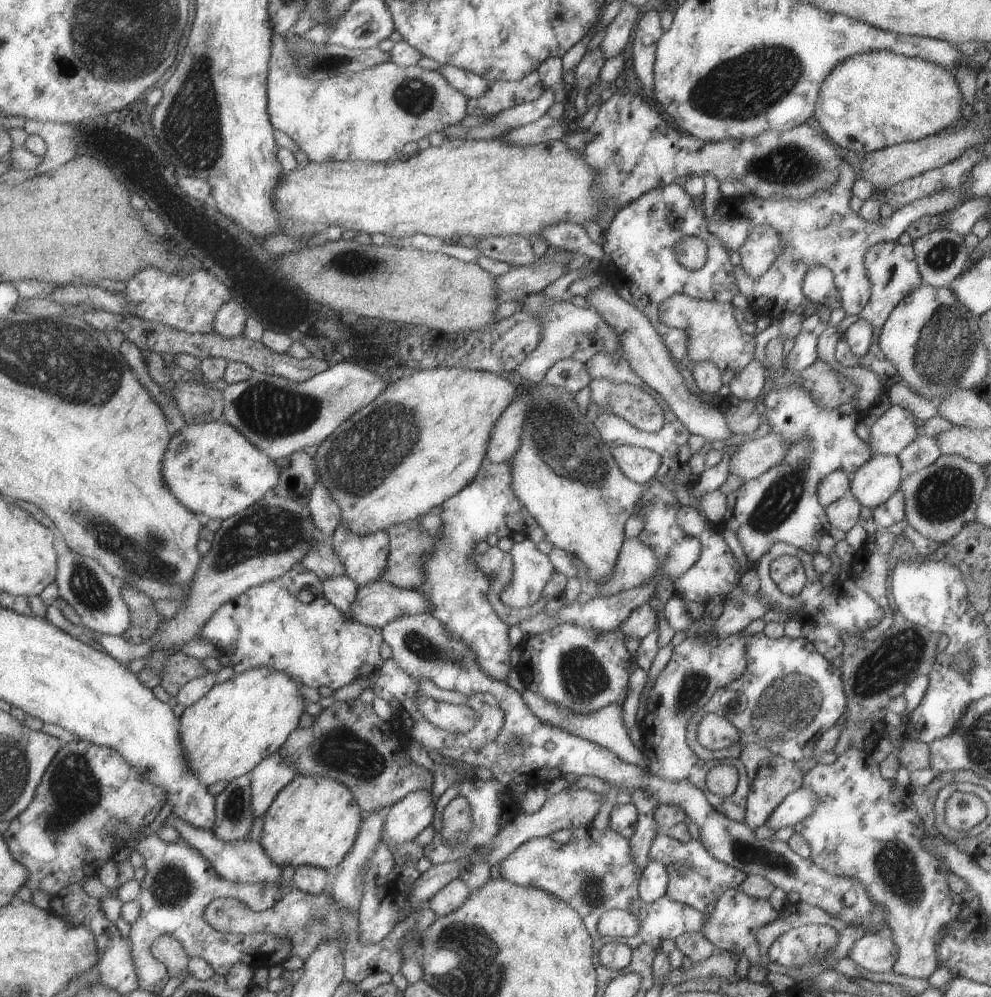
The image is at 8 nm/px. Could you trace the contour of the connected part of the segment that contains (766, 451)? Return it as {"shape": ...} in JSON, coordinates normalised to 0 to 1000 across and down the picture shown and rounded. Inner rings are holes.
{"shape":[[[776,433],[769,439],[756,439],[744,447],[735,459],[735,473],[754,483],[784,465],[794,450],[791,440],[782,434]]]}

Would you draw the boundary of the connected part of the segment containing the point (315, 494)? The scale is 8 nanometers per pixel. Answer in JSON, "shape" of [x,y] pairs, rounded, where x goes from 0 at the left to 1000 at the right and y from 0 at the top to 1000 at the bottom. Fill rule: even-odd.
{"shape":[[[320,481],[314,490],[309,511],[315,525],[333,545],[333,540],[343,525],[343,512],[341,506],[338,506],[338,503],[331,496],[331,491]]]}

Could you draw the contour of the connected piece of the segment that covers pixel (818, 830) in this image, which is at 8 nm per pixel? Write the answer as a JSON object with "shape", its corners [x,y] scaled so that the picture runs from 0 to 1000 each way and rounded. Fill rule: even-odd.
{"shape":[[[857,749],[851,756],[848,756],[843,763],[838,767],[829,767],[824,765],[815,772],[809,780],[809,789],[816,791],[824,801],[821,806],[821,811],[812,817],[807,823],[801,824],[799,830],[802,836],[807,837],[817,849],[816,863],[824,869],[825,872],[831,873],[834,876],[845,880],[855,880],[862,884],[867,884],[876,900],[881,904],[882,908],[888,910],[892,916],[892,927],[900,934],[901,945],[906,951],[906,962],[900,969],[903,977],[911,977],[919,981],[937,981],[937,978],[947,971],[945,952],[945,941],[953,936],[953,931],[967,918],[970,908],[968,905],[962,904],[958,898],[959,891],[957,890],[957,877],[959,873],[955,871],[953,865],[946,861],[945,857],[937,855],[928,845],[932,837],[931,823],[927,819],[923,809],[917,804],[917,790],[908,791],[904,789],[902,782],[895,782],[889,778],[886,766],[874,756],[873,753],[861,751]]]}

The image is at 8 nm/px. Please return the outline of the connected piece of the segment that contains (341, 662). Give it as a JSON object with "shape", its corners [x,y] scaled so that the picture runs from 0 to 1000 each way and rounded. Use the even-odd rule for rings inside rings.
{"shape":[[[303,564],[298,565],[283,579],[271,581],[259,588],[254,588],[224,606],[210,621],[202,632],[202,638],[211,641],[223,654],[230,658],[237,674],[244,675],[257,669],[269,669],[289,676],[300,686],[318,691],[330,688],[335,693],[356,683],[372,681],[380,678],[383,671],[383,652],[385,634],[383,630],[368,628],[340,612],[325,595],[325,586],[321,578],[309,571]],[[310,591],[316,596],[313,604],[306,605],[300,601],[300,595]]]}

